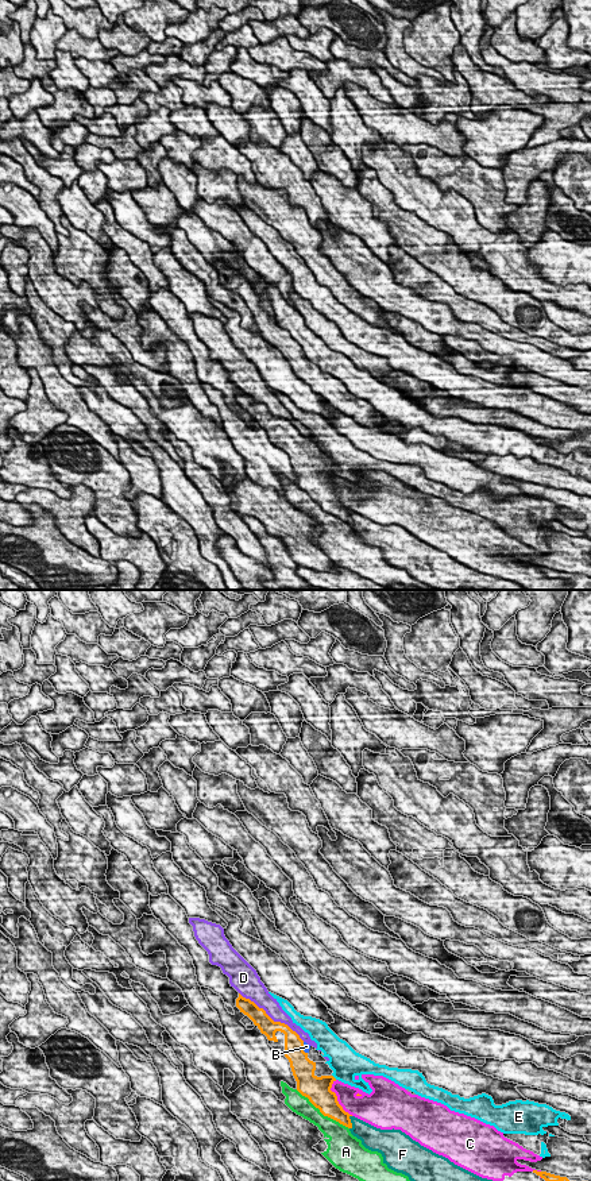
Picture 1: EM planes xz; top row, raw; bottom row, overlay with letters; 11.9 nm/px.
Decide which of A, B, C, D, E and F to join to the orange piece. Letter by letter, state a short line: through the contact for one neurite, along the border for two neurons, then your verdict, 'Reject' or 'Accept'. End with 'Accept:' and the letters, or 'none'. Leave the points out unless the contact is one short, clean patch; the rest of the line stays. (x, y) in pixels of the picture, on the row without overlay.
A: Reject
B: Line: xz (302, 463), (302, 443), (306, 442). Accept
C: Reject
D: Reject
E: Reject
F: Reject
Accept: B

